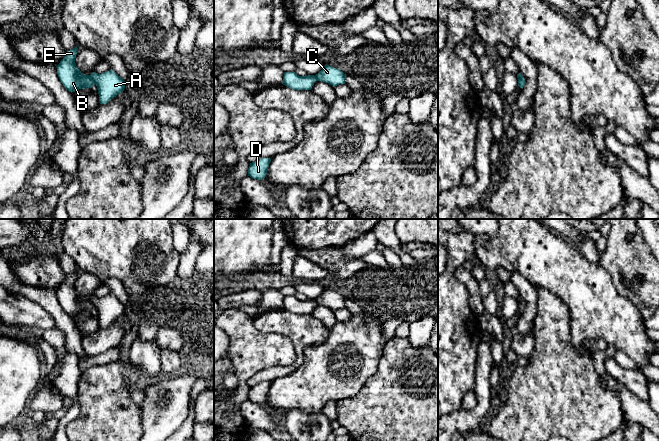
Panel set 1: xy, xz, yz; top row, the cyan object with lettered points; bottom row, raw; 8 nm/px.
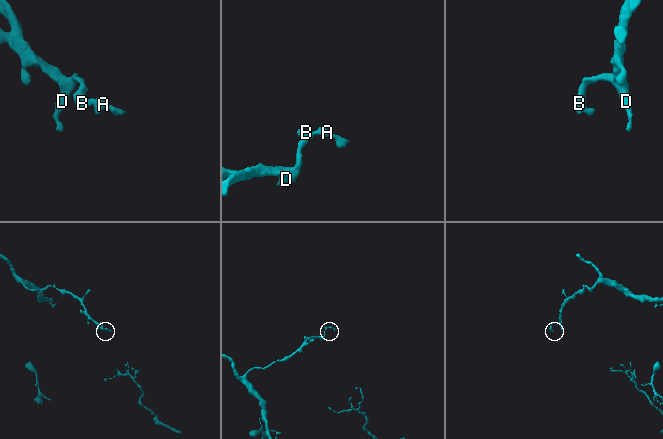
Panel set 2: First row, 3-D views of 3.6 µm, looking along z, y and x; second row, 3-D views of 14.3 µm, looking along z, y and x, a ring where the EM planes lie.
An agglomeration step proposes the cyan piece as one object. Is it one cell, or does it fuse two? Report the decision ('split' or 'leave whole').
split

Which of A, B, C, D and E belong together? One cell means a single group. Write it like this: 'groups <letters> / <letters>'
groups A C / B D E

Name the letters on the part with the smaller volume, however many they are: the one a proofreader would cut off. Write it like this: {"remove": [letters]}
{"remove": ["A", "C"]}

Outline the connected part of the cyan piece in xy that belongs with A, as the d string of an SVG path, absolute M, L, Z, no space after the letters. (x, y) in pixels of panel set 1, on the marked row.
M112 69L101 74L93 72L90 77L98 88L100 104L107 104L125 89L125 81Z

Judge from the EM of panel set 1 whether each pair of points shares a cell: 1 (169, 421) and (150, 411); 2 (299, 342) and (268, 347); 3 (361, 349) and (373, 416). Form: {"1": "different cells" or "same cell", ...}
{"1": "same cell", "2": "different cells", "3": "different cells"}

